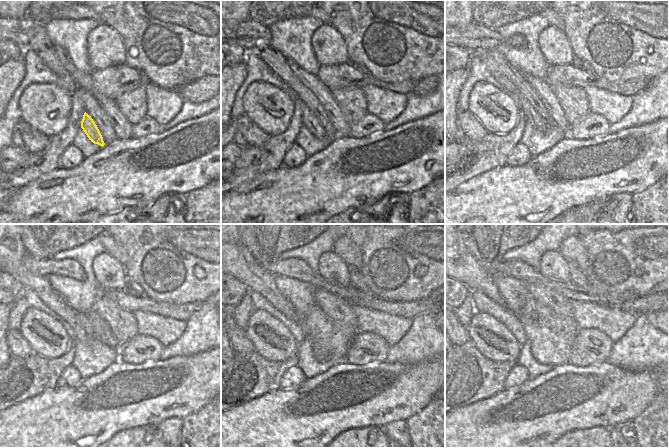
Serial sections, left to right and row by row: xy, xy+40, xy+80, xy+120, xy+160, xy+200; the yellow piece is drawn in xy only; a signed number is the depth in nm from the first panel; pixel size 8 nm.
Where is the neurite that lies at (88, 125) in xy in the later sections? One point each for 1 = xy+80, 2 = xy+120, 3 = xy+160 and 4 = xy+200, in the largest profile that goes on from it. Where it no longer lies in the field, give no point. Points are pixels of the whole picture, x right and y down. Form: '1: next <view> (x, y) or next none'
1: next xy+80 (531, 116)
2: next xy+120 (40, 285)
3: next xy+160 (241, 264)
4: next xy+200 (465, 268)

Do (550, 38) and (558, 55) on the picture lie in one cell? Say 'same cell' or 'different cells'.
same cell

